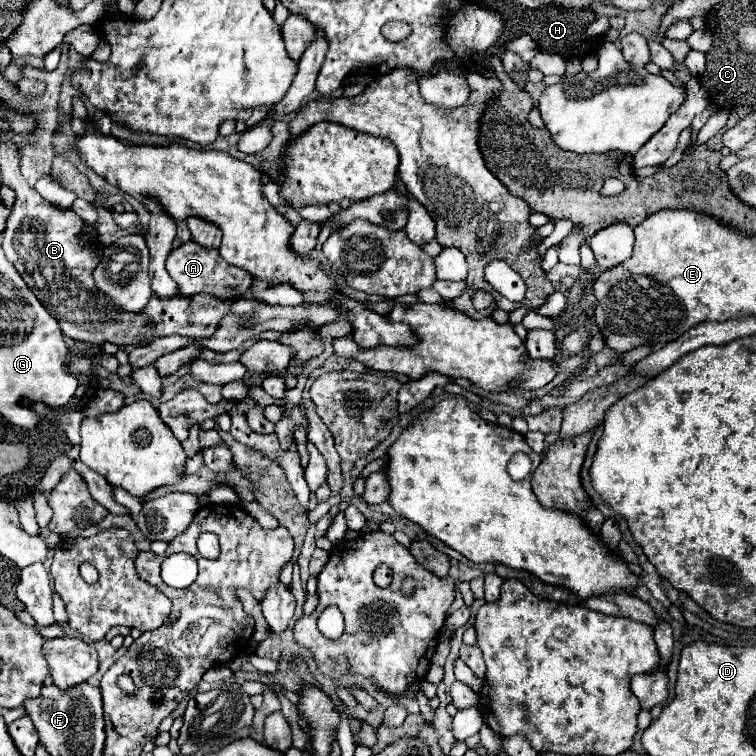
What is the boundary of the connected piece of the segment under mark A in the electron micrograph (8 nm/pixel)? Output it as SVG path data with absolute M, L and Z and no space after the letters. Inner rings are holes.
M186 242L180 248L174 248L166 260L166 270L172 276L172 280L178 284L180 292L184 296L194 296L196 292L212 292L216 298L228 302L234 300L234 292L236 292L236 300L240 296L244 296L254 278L250 276L250 272L244 272L232 264L228 264L220 252L216 248L200 248L200 244L196 242Z

